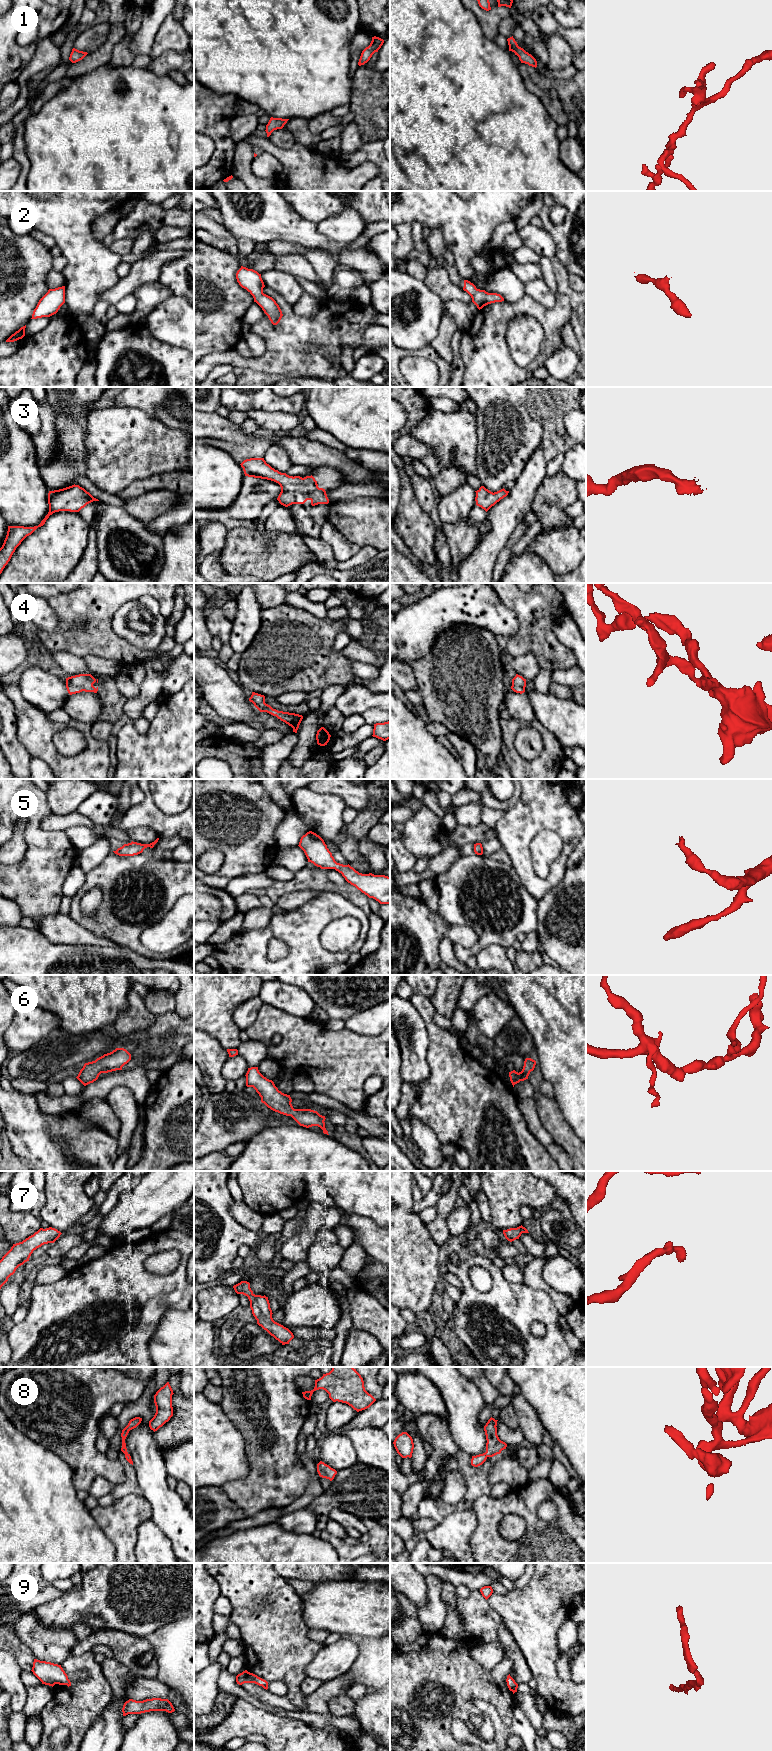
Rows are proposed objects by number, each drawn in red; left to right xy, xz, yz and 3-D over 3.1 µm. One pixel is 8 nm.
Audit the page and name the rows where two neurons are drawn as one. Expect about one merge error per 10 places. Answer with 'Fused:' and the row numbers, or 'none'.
Fused: none

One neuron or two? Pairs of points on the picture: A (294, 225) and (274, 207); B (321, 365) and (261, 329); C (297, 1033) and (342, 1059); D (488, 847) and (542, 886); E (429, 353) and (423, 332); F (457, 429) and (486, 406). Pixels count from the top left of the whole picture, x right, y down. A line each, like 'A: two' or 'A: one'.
A: one
B: one
C: one
D: two
E: two
F: two

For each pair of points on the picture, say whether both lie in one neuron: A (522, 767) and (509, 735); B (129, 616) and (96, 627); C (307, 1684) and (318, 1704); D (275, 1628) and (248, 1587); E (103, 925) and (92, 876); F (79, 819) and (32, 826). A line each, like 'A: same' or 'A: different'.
A: same
B: different
C: different
D: same
E: same
F: different

